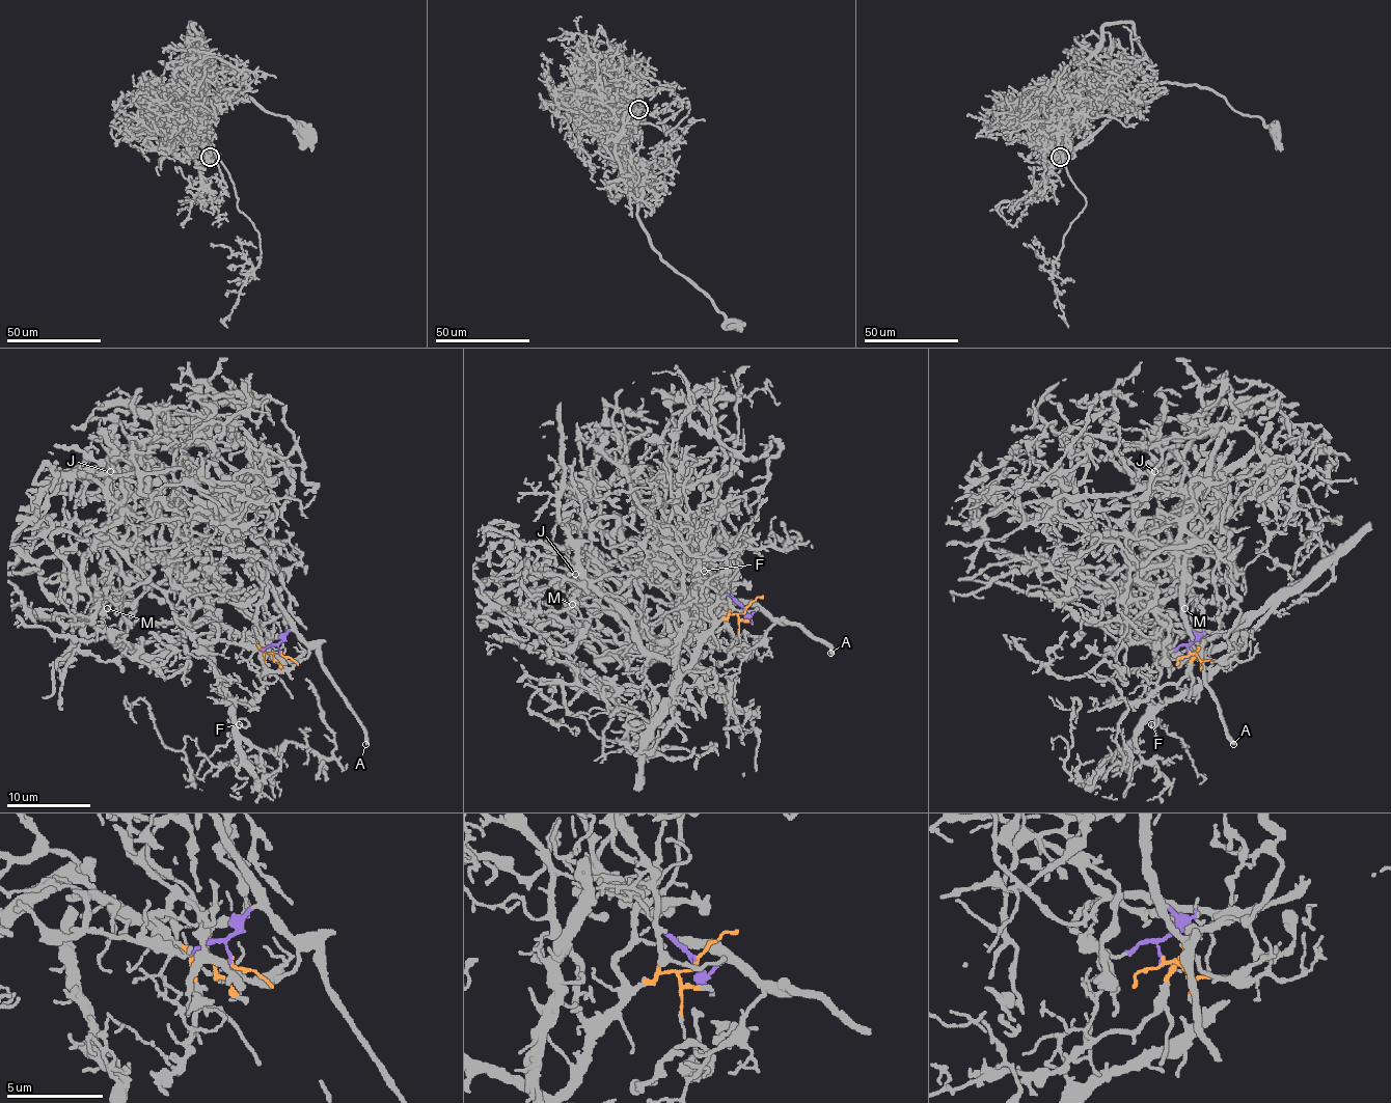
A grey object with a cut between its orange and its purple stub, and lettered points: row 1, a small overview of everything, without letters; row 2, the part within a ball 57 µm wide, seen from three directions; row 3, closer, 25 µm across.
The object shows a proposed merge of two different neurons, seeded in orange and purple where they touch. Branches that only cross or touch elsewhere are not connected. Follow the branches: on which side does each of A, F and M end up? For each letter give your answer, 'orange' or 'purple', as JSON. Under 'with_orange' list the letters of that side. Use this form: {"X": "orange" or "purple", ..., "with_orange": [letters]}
{"A": "purple", "F": "orange", "M": "purple", "with_orange": ["F"]}

